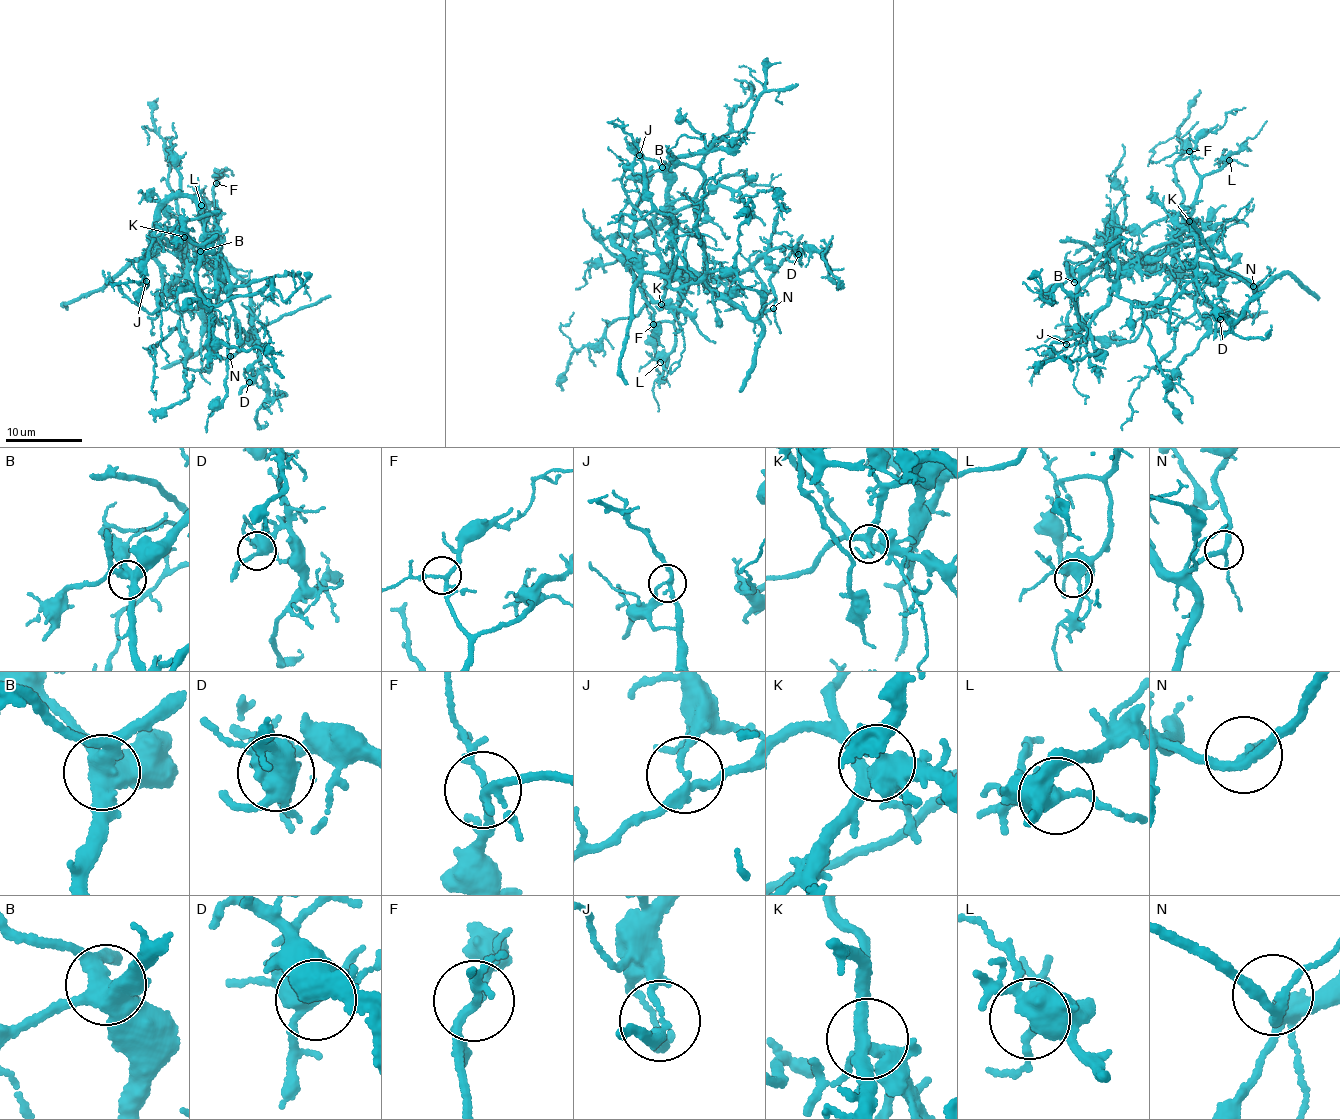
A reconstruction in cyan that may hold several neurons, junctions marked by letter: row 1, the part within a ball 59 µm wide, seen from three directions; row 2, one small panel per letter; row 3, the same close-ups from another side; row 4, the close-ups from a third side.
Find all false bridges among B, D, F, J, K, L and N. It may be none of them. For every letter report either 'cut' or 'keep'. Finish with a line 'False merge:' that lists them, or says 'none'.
B: keep
D: keep
F: keep
J: cut
K: keep
L: keep
N: keep
False merge: J

